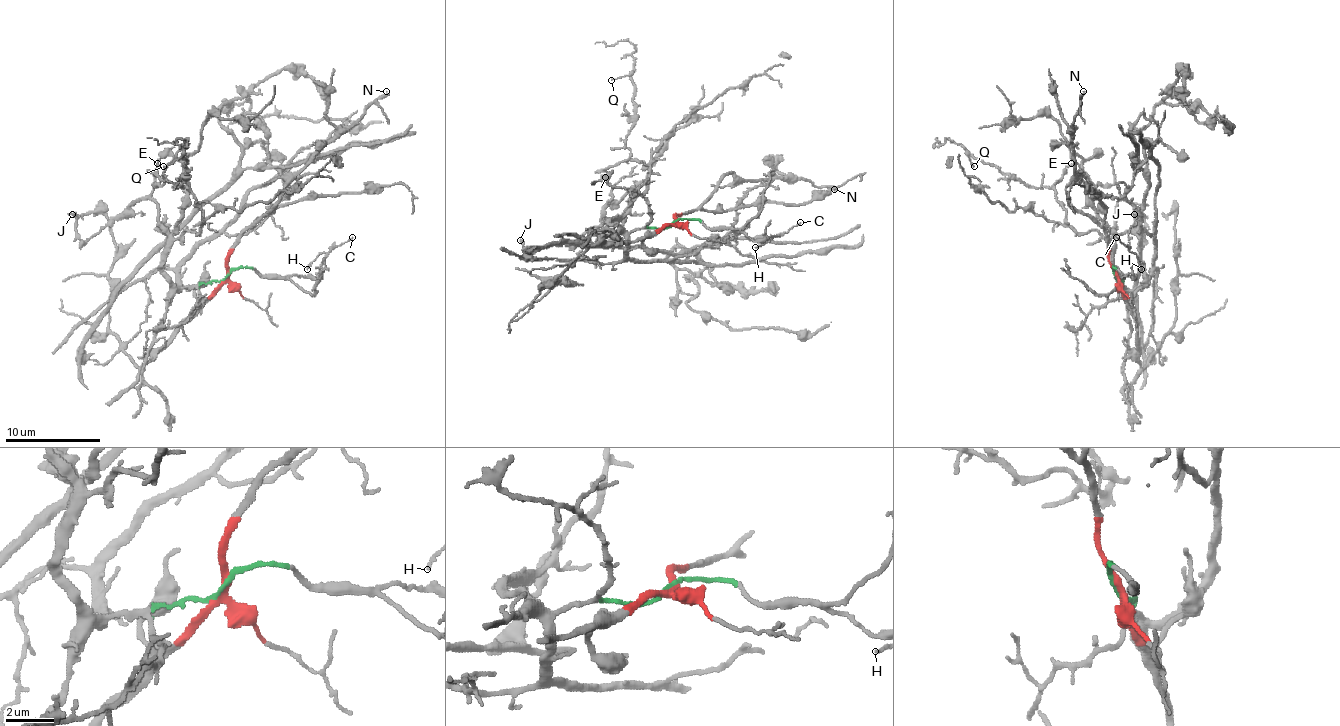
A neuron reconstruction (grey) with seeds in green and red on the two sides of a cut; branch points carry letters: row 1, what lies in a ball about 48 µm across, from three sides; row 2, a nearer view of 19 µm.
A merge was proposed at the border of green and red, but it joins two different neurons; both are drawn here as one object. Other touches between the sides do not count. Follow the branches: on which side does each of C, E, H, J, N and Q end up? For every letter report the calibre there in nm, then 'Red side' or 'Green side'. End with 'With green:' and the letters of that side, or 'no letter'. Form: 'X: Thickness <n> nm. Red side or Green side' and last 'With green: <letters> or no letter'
C: Thickness 90 nm. Green side
E: Thickness 70 nm. Green side
H: Thickness 120 nm. Green side
J: Thickness 190 nm. Green side
N: Thickness 220 nm. Red side
Q: Thickness 90 nm. Green side
With green: C, E, H, J, Q

